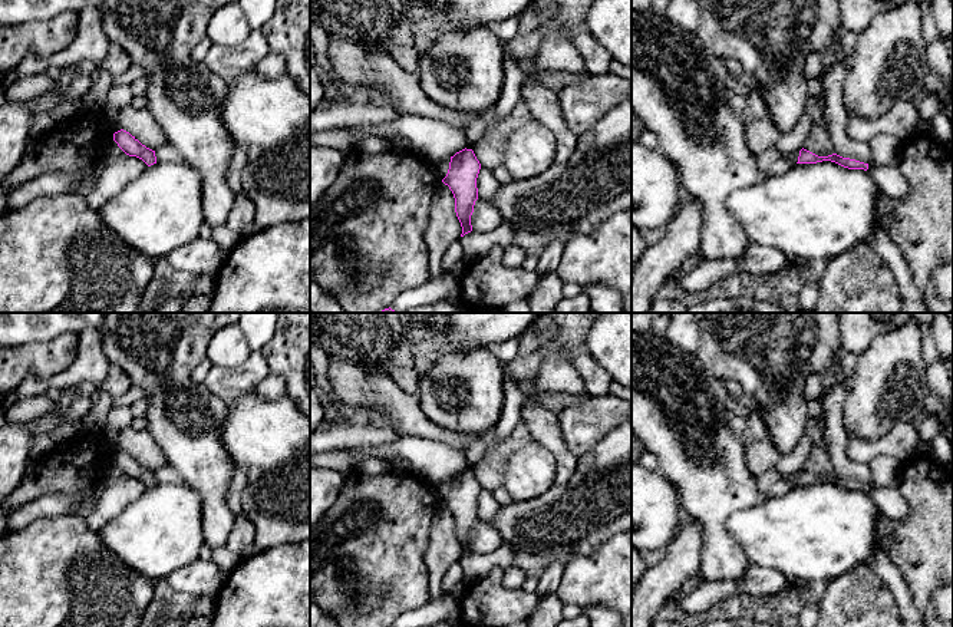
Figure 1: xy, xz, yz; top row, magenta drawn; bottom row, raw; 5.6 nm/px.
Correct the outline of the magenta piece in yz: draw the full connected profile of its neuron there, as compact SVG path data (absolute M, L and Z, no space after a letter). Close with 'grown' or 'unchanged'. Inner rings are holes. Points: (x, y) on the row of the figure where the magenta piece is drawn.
M801 149L799 151L799 156L798 156L798 162L797 164L817 164L817 162L822 162L822 161L831 161L835 162L844 168L848 169L868 169L868 164L855 161L855 159L850 159L850 158L842 158L837 154L828 155L828 156L818 156L807 149Z; unchanged

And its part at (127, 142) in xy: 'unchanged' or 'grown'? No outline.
unchanged

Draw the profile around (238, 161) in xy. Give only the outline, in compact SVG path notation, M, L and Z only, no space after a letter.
M235 148L234 156L230 162L230 168L227 172L227 184L230 189L234 192L234 195L243 191L241 175L245 164L247 164L247 149Z

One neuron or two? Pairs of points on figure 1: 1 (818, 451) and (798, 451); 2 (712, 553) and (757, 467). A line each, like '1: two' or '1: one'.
1: two
2: two

